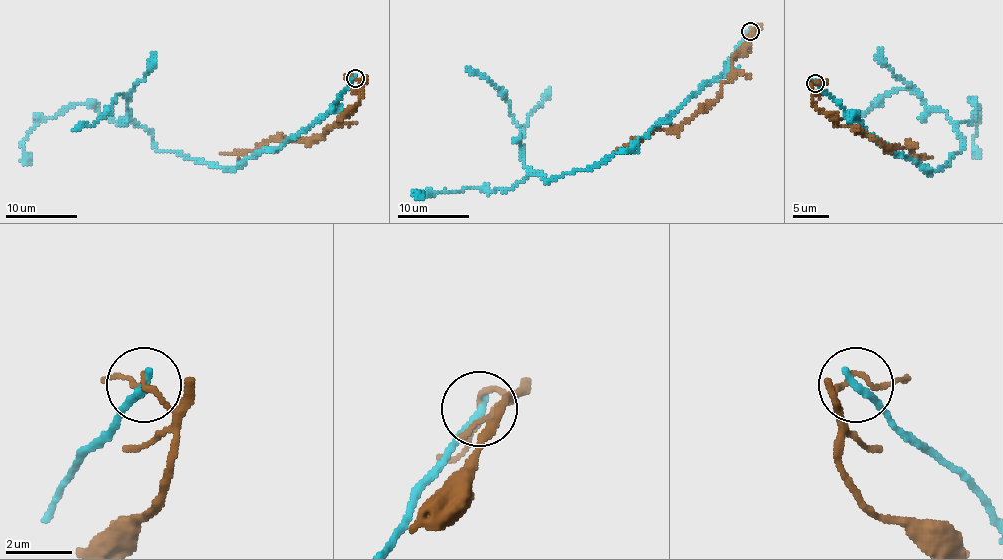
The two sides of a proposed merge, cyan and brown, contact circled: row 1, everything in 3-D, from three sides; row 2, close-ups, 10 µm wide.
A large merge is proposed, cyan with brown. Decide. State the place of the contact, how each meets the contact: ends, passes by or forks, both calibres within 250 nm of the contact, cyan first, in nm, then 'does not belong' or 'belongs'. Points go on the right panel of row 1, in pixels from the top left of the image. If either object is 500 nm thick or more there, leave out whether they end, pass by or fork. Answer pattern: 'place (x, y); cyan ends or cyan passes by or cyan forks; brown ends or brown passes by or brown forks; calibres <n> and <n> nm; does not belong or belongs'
place (815, 83); cyan ends; brown passes by; calibres 280 and 140 nm; does not belong

